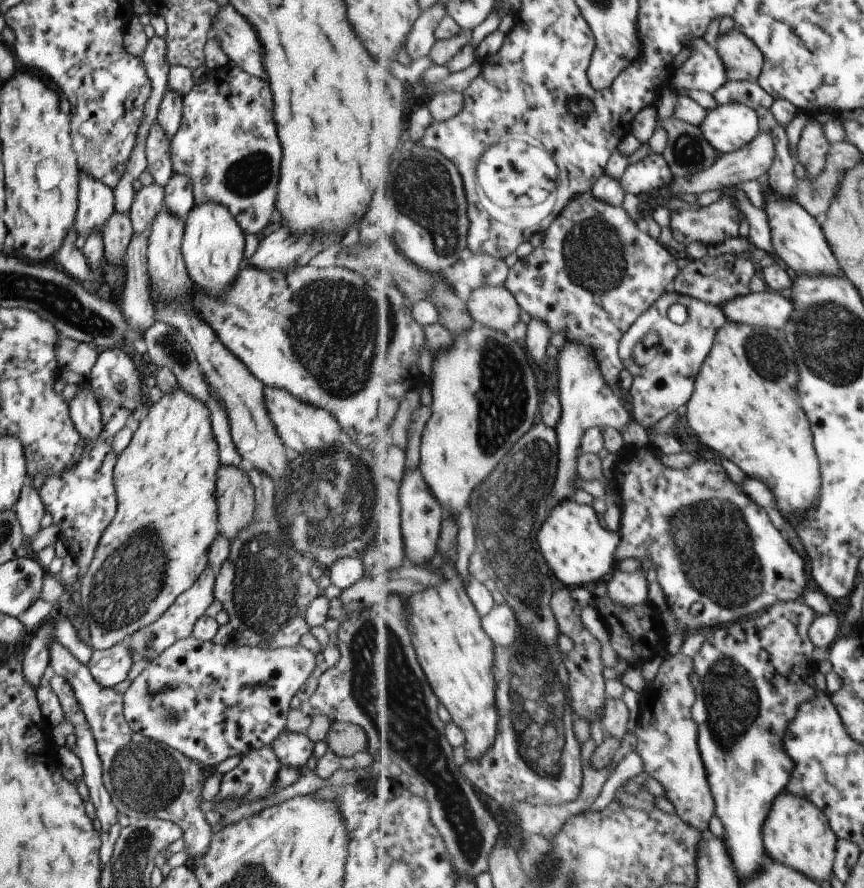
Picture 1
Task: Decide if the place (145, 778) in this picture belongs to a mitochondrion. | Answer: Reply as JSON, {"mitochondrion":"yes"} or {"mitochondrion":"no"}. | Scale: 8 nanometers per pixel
{"mitochondrion":"yes"}

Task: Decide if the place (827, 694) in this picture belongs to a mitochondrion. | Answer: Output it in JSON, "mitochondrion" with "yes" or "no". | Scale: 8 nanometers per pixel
{"mitochondrion":"no"}

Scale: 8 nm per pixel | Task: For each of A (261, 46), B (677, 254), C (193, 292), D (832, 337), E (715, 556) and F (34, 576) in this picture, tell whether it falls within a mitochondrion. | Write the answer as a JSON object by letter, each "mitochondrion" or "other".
{"A":"other","B":"other","C":"other","D":"mitochondrion","E":"mitochondrion","F":"other"}

